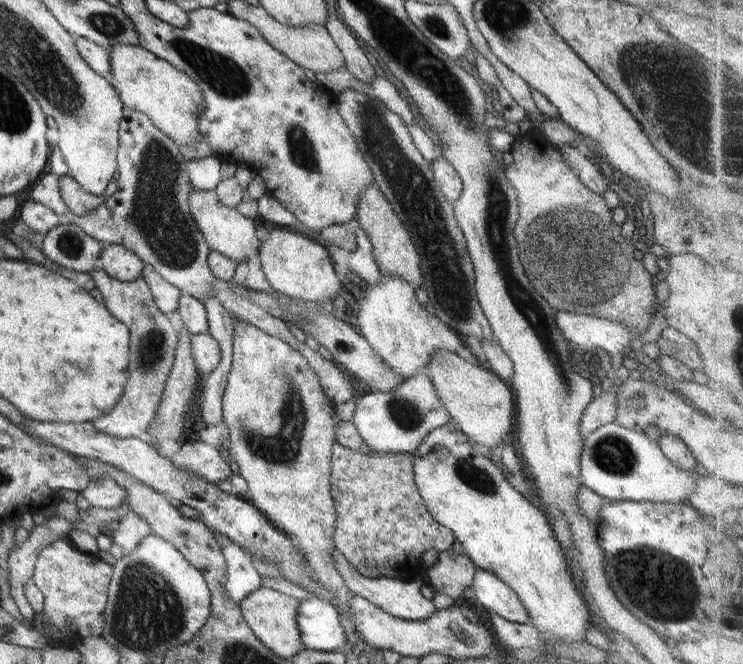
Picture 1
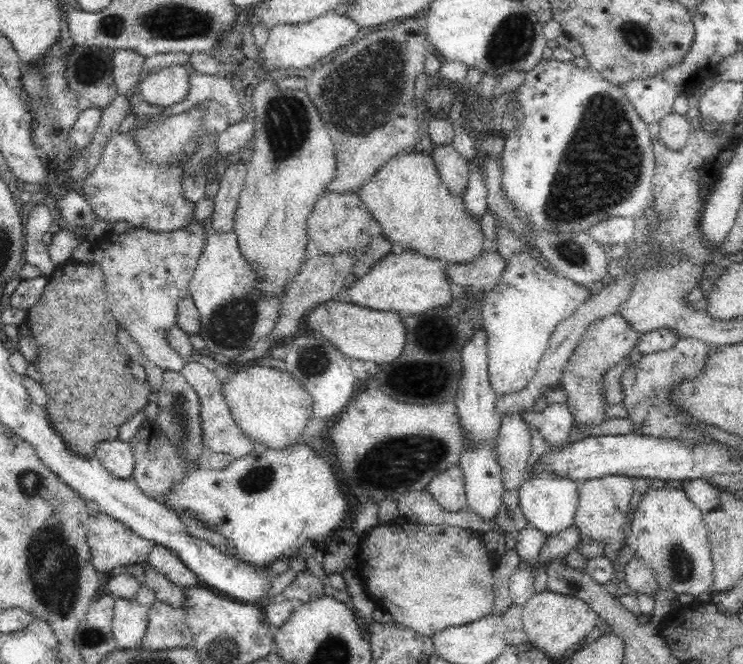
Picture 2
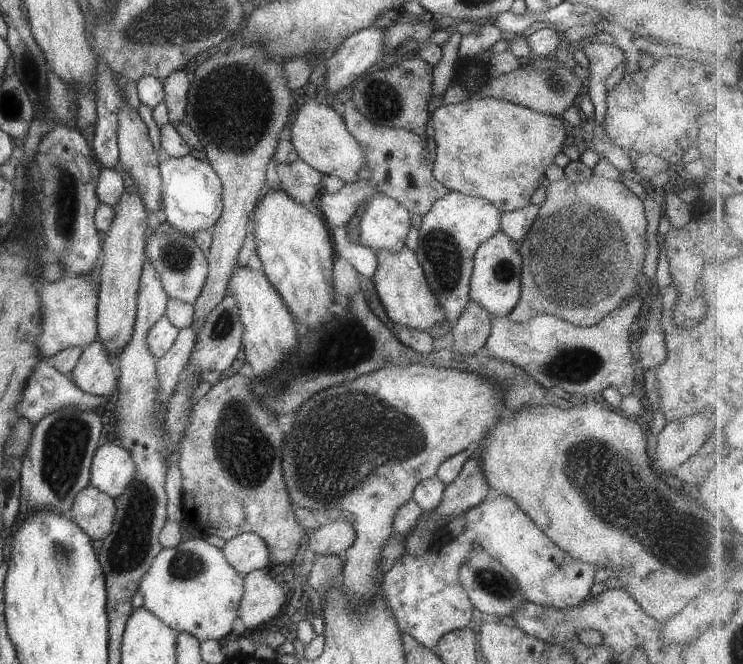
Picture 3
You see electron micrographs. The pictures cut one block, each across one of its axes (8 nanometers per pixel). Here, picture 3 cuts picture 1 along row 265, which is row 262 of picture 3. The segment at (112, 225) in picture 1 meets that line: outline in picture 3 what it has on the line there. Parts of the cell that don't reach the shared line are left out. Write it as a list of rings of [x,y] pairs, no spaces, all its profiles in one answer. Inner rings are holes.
[[[177,229],[171,232],[153,232],[146,236],[144,254],[158,274],[168,298],[189,304],[195,302],[207,278],[208,262],[205,253],[199,250],[192,238],[181,236]]]

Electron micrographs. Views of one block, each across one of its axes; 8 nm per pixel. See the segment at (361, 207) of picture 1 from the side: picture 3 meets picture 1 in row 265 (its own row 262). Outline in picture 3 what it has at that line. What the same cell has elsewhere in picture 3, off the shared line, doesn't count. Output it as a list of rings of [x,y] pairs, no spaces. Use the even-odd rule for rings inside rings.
[[[405,245],[399,252],[379,250],[376,252],[376,260],[377,266],[371,280],[378,299],[392,323],[428,333],[433,326],[439,326],[439,322],[443,322],[445,314],[439,308],[439,302],[435,300],[431,288],[427,286],[427,280],[423,276],[423,270],[414,251]]]

